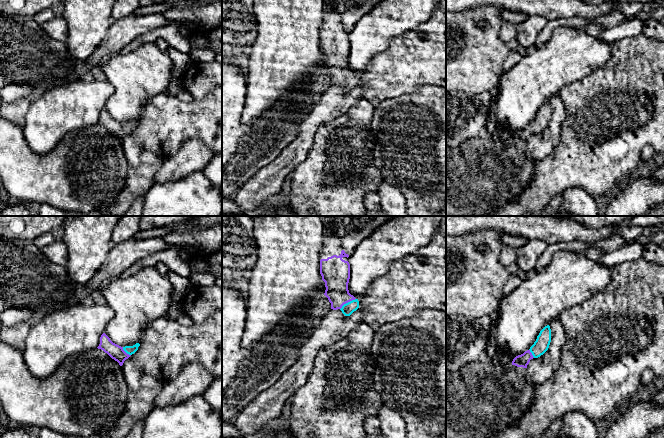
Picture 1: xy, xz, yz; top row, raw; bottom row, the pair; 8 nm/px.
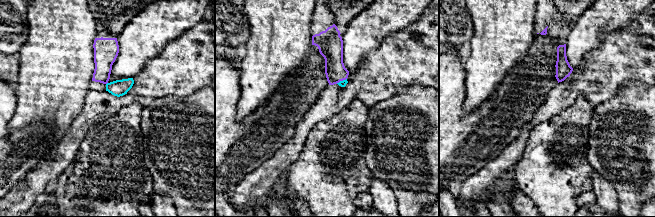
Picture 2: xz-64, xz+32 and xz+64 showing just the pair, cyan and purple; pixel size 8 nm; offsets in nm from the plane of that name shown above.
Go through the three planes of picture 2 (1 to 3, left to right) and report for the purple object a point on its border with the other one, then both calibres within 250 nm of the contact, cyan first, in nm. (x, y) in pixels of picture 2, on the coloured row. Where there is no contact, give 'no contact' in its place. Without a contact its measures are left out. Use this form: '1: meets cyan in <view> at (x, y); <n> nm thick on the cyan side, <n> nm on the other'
1: no contact
2: meets cyan in xz+32 at (341, 81); 50 nm thick on the cyan side, 170 nm on the other
3: no contact

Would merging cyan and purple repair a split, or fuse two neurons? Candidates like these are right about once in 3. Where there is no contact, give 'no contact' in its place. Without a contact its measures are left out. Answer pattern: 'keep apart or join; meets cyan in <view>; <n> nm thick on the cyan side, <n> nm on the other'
join; meets cyan in xz; 100 nm thick on the cyan side, 220 nm on the other

